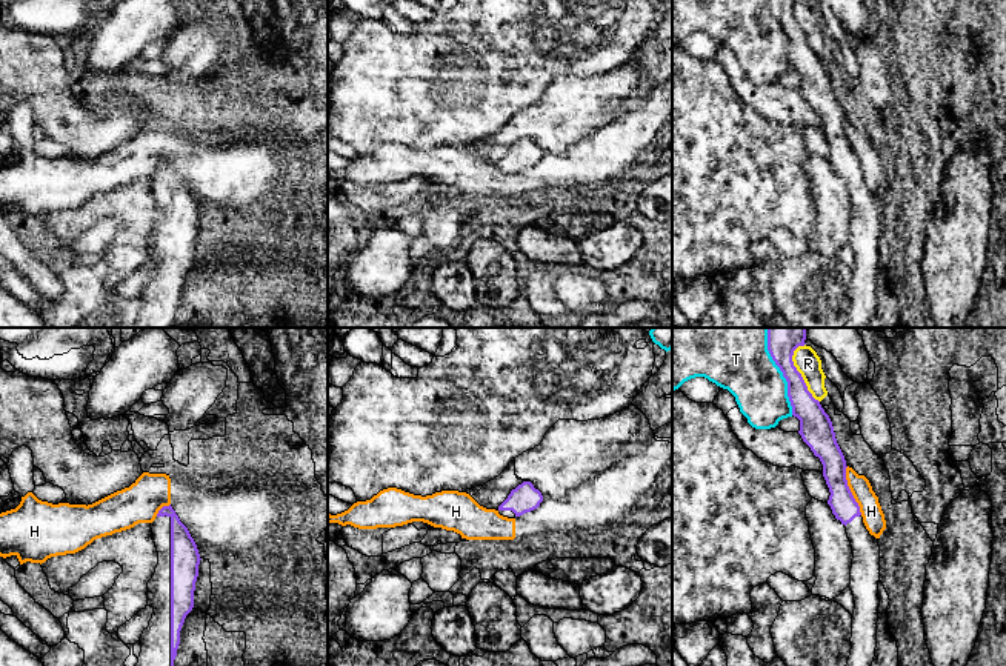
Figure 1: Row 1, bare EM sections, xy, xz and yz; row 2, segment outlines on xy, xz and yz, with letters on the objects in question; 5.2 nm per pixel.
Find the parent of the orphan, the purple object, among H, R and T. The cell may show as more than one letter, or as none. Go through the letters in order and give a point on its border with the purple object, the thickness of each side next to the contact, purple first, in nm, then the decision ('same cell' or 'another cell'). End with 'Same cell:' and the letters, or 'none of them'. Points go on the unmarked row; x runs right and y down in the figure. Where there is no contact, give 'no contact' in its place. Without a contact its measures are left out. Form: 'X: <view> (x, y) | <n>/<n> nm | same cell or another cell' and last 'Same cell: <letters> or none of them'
H: yz (849, 146) | 140/110 nm | another cell
R: yz (800, 29) | 140/140 nm | another cell
T: yz (786, 36) | 140/280 nm | another cell
Same cell: none of them

